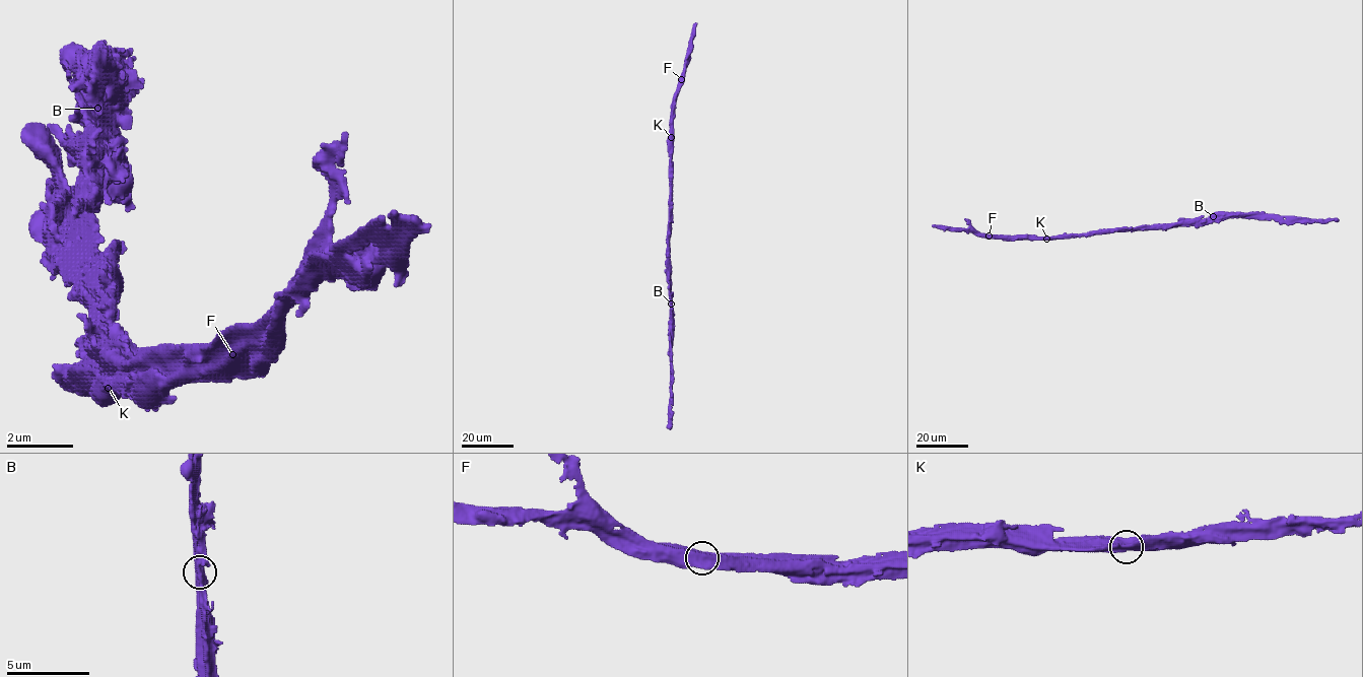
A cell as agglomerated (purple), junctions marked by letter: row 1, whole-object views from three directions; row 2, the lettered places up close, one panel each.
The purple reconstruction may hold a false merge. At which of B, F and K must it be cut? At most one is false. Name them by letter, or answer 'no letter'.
B

